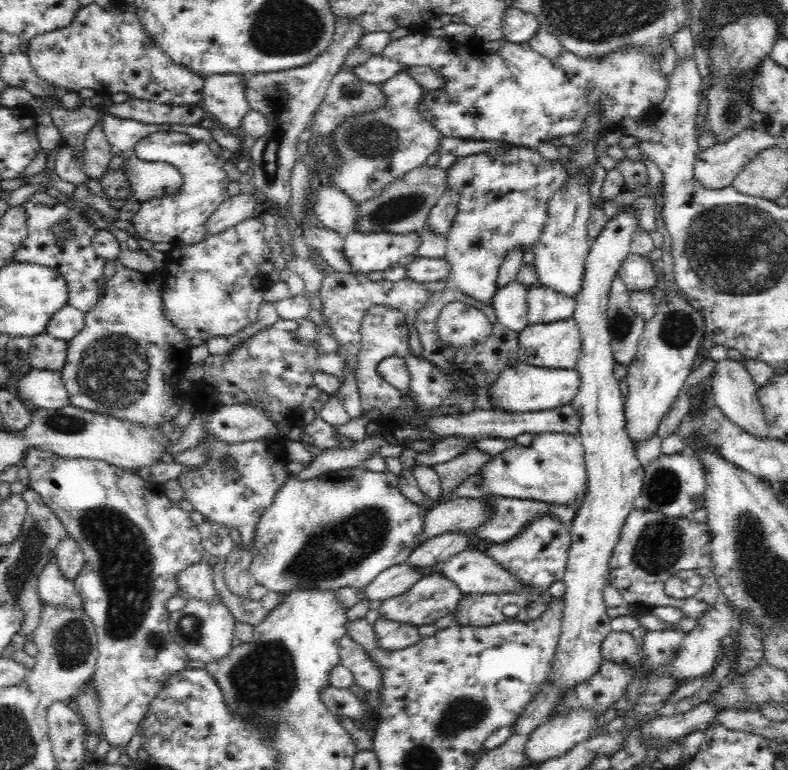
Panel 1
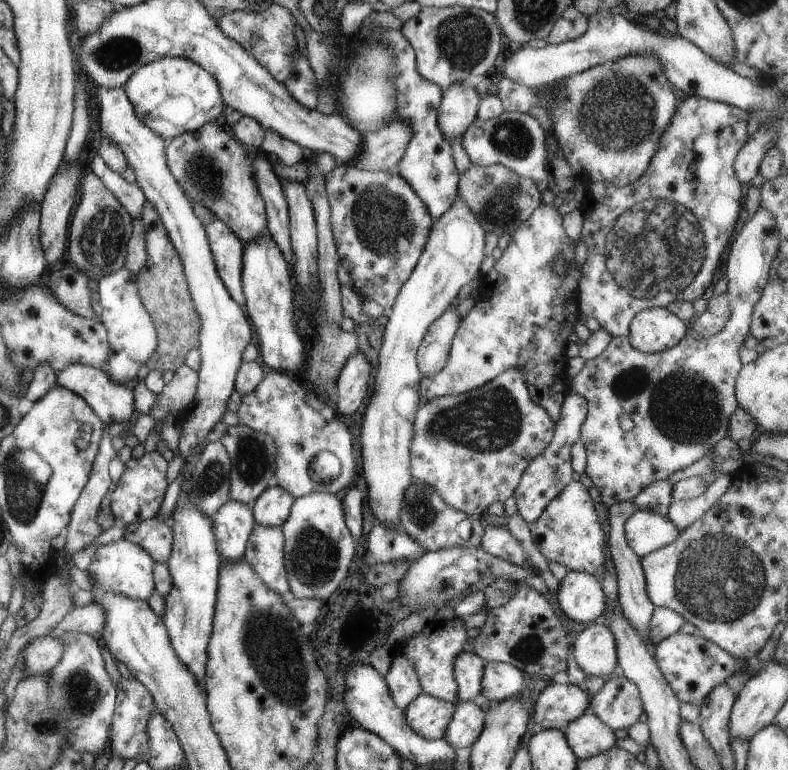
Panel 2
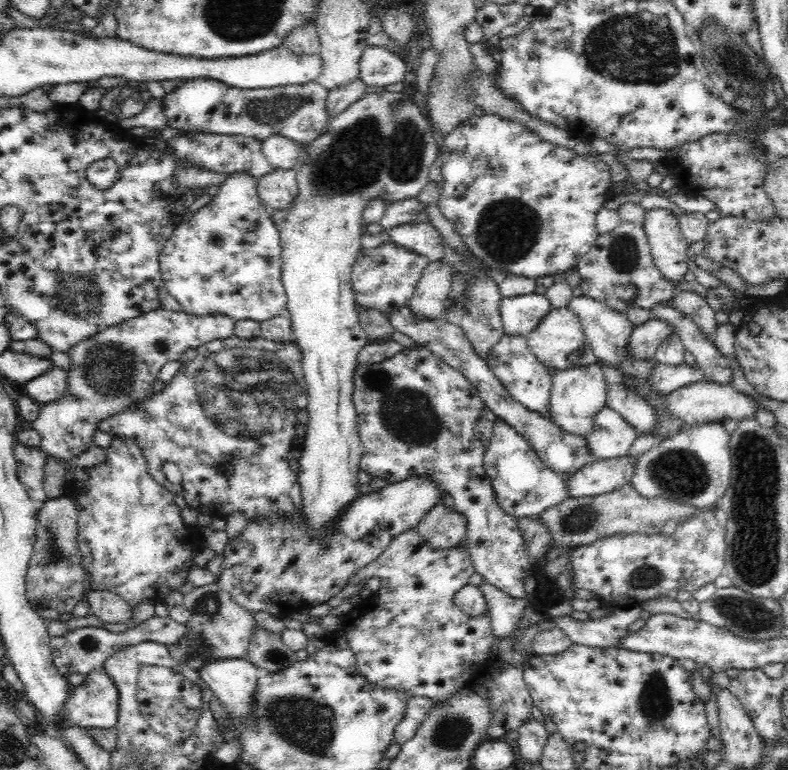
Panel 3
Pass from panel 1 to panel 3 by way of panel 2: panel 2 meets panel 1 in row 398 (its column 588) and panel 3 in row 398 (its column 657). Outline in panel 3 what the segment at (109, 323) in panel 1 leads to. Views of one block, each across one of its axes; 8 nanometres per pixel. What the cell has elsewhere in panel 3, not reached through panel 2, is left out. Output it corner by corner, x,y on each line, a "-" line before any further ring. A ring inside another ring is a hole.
158,308
78,342
68,353
72,361
68,392
60,400
40,405
40,414
32,422
32,428
40,433
40,448
56,463
66,465
74,461
93,445
92,435
98,421
154,392
149,384
158,378
158,372
168,360
181,360
188,348
197,349
213,340
232,338
234,323
229,316
196,316
182,310

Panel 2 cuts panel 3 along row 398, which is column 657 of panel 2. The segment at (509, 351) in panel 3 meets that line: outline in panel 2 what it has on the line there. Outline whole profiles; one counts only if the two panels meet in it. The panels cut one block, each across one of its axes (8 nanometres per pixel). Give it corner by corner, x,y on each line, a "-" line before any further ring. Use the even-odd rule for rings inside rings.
635,509
624,524
627,546
639,557
671,542
681,531
665,516

